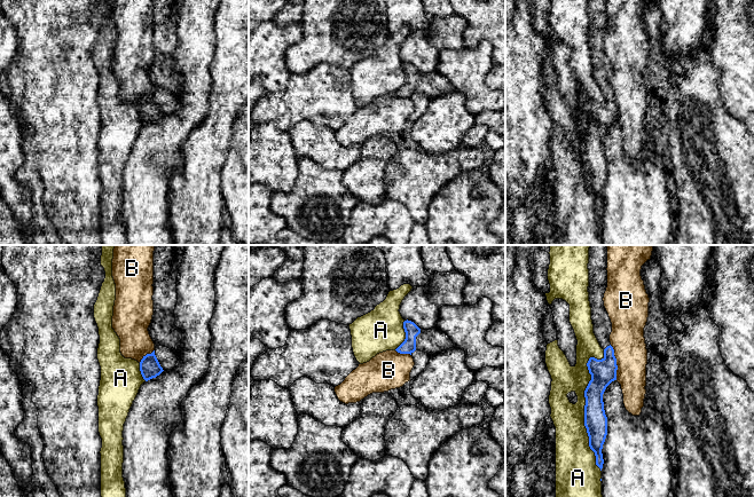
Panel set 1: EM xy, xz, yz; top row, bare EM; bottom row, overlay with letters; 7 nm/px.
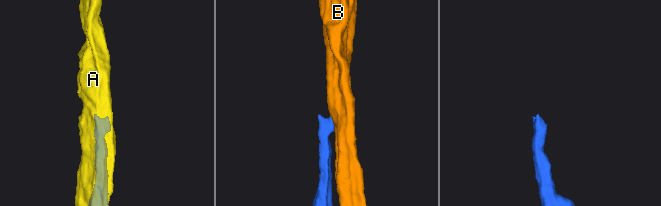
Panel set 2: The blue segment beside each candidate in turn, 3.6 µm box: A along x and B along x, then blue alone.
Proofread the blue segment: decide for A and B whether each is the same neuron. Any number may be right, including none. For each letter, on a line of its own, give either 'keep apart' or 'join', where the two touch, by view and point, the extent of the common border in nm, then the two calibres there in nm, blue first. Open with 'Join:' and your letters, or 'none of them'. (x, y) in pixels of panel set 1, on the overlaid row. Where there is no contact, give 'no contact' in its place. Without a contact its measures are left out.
Join: none of them
A: keep apart; meets blue in yz at (586, 404); contact 850 nm long; 170 nm thick on the blue side, 220 nm on the other
B: keep apart; meets blue in yz at (615, 362); contact 260 nm long; 180 nm thick on the blue side, 240 nm on the other

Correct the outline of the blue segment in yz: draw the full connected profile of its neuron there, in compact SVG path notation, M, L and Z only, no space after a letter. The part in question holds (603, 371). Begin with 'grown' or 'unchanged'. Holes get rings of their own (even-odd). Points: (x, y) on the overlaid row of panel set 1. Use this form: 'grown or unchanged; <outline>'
grown; M590 245L589 247L589 301L594 333L604 349L604 357L590 357L587 366L591 374L586 390L584 426L589 436L589 447L595 452L596 465L603 468L603 444L607 435L607 417L604 410L603 394L606 387L616 380L616 358L610 342L612 323L604 307L604 293L607 287L607 247Z

